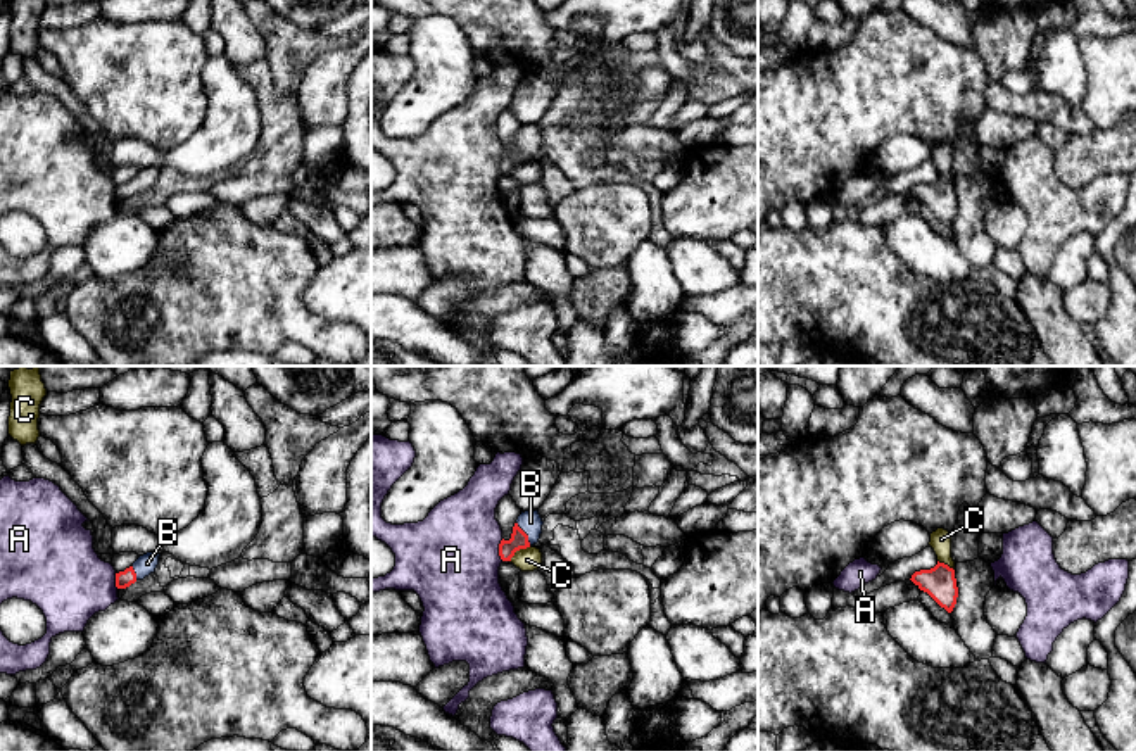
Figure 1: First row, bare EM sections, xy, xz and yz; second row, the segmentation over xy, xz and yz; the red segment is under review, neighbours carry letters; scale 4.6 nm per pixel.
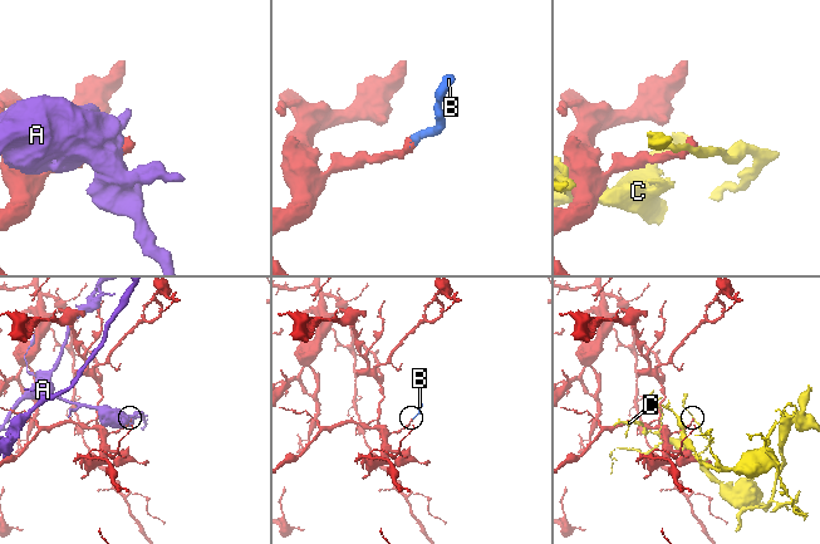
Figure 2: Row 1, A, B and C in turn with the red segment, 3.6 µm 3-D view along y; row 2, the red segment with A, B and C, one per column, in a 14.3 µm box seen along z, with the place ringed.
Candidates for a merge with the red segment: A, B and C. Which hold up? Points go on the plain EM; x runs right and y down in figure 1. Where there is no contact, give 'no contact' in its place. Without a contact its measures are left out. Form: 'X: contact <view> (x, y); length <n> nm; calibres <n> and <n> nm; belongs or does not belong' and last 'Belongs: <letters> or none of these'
A: contact xz (499, 163); length 100 nm; calibres 80 and 460 nm; does not belong
B: contact xz (525, 147); length 130 nm; calibres 80 and 110 nm; belongs
C: contact xz (518, 163); length 130 nm; calibres 80 and 110 nm; does not belong
Belongs: B

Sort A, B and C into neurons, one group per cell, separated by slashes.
A / B / C

